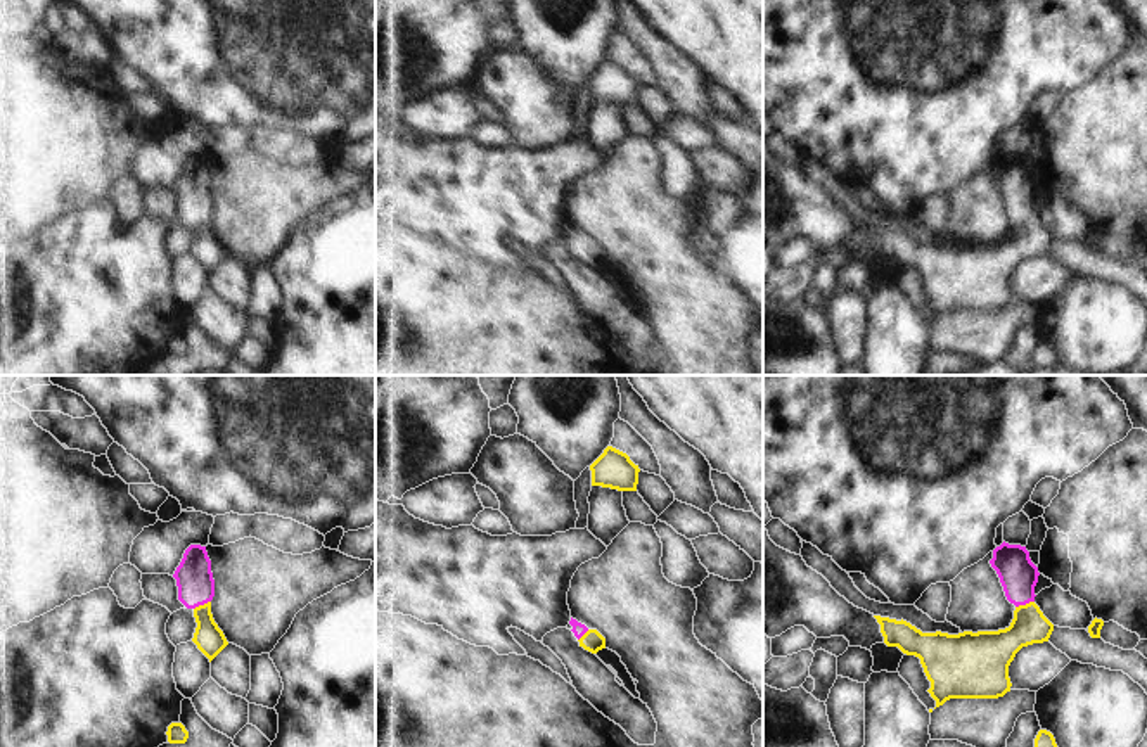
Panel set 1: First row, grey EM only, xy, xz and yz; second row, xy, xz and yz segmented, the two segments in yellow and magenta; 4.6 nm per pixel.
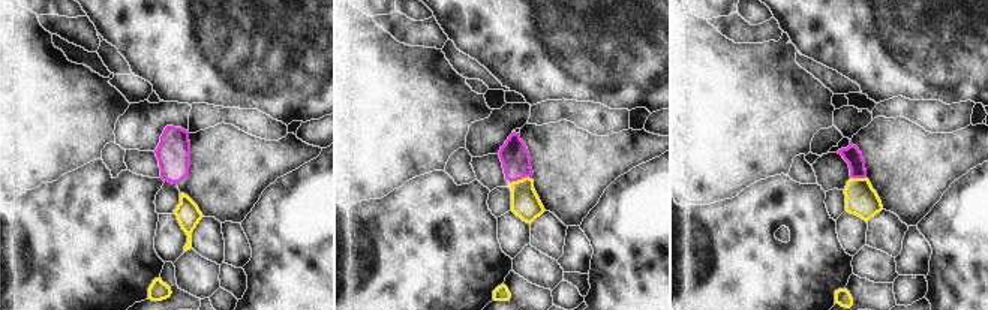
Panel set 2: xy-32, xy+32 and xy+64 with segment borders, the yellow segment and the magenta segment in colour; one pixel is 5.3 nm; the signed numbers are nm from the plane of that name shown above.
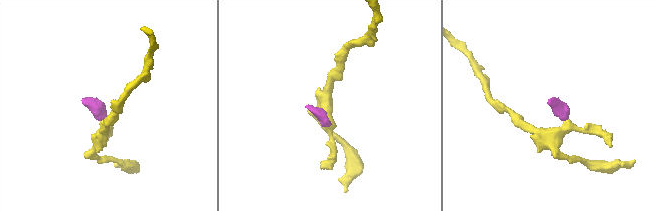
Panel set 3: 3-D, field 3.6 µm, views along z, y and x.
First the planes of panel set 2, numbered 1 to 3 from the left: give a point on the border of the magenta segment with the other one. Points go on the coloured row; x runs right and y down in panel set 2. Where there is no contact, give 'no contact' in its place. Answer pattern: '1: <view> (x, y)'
1: no contact
2: xy+32 (522, 178)
3: xy+64 (858, 178)

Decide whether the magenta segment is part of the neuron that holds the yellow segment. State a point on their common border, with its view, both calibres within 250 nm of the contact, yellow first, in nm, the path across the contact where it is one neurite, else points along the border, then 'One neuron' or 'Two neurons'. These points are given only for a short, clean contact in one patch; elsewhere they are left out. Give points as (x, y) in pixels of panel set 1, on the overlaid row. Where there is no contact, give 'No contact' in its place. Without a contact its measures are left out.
Touches yellow at yz (1026, 604). Thickness 180 nm (yellow) against 180 nm. Path across: yz (997, 649), (1026, 619), (1026, 604), (1019, 590), (1018, 574). One neuron.

